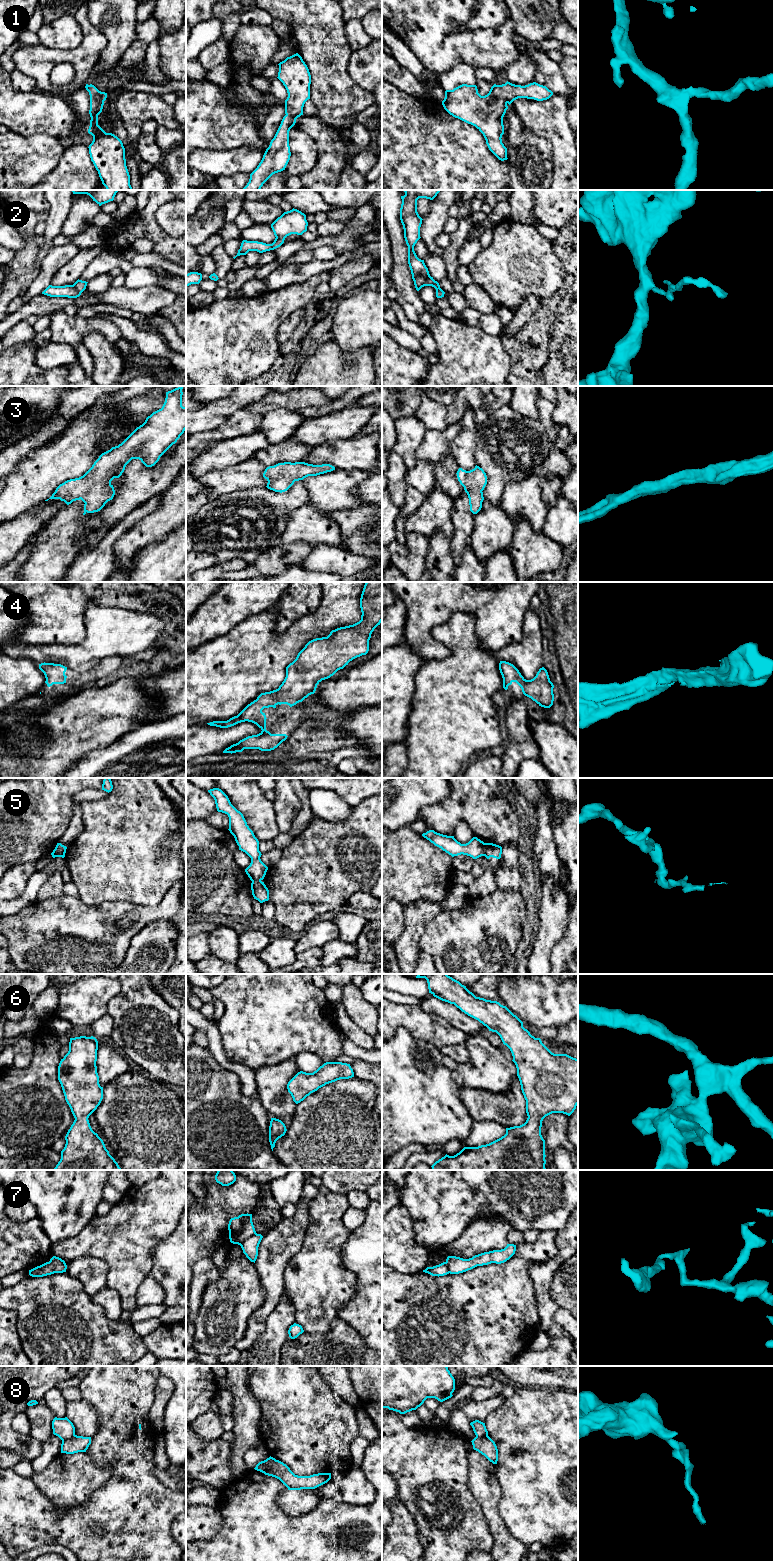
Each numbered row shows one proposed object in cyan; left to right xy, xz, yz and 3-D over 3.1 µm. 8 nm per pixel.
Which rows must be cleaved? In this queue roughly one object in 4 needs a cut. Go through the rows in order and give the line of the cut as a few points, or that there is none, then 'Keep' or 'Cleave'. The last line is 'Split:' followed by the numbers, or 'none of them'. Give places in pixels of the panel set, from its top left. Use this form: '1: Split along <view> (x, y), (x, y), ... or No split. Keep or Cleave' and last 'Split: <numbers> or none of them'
1: No split. Keep
2: Split along xy (72, 285), (80, 293). Cleave
3: No split. Keep
4: No split. Keep
5: Split along yz (485, 843), (485, 853), (483, 855). Cleave
6: No split. Keep
7: Split along xz (256, 1233), (239, 1244). Cleave
8: Split along xy (75, 1435), (62, 1440). Cleave
Split: 2, 5, 7, 8

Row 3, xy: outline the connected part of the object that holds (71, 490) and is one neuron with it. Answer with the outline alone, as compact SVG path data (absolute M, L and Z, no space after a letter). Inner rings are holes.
M180 386L178 388L175 388L171 391L168 391L166 392L166 398L165 398L165 402L162 406L161 409L153 412L150 416L148 416L145 420L145 422L140 425L139 427L137 427L121 444L119 444L118 446L115 446L115 447L112 447L110 450L102 453L99 458L94 462L94 464L92 465L92 467L81 477L79 478L75 478L75 479L70 479L70 480L67 480L65 481L64 483L60 484L55 492L52 494L52 496L49 498L49 499L60 499L61 501L64 501L67 505L71 504L73 501L76 501L76 500L82 500L85 504L84 504L84 513L83 515L85 515L86 513L94 513L94 512L98 512L100 511L104 506L105 504L112 500L114 495L115 495L115 490L114 490L114 487L113 485L111 484L111 481L114 479L114 478L119 478L122 473L124 472L125 470L125 467L126 465L132 460L132 459L139 459L146 467L152 467L154 466L160 459L160 457L173 445L177 442L177 440L180 438L180 436L184 433L184 431L186 430L186 406L183 407L182 406L182 395L183 395L183 392L182 392L182 389L183 389L183 386ZM49 499L45 500L45 501L48 501Z

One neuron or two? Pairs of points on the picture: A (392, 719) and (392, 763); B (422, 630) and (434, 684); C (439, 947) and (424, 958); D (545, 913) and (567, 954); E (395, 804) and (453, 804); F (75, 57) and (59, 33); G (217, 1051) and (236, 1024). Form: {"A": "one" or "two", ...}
{"A": "two", "B": "two", "C": "two", "D": "two", "E": "two", "F": "two", "G": "two"}

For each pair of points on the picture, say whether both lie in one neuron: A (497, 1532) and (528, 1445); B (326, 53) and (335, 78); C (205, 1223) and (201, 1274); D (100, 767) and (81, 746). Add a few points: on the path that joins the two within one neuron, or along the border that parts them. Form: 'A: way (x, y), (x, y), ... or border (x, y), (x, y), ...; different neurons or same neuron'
A: border (501, 1495), (497, 1511), (507, 1530), (515, 1538); different neurons
B: way (327, 59), (329, 72); same neuron
C: way (201, 1236), (201, 1261); same neuron
D: border (110, 744), (89, 751), (70, 767); different neurons

